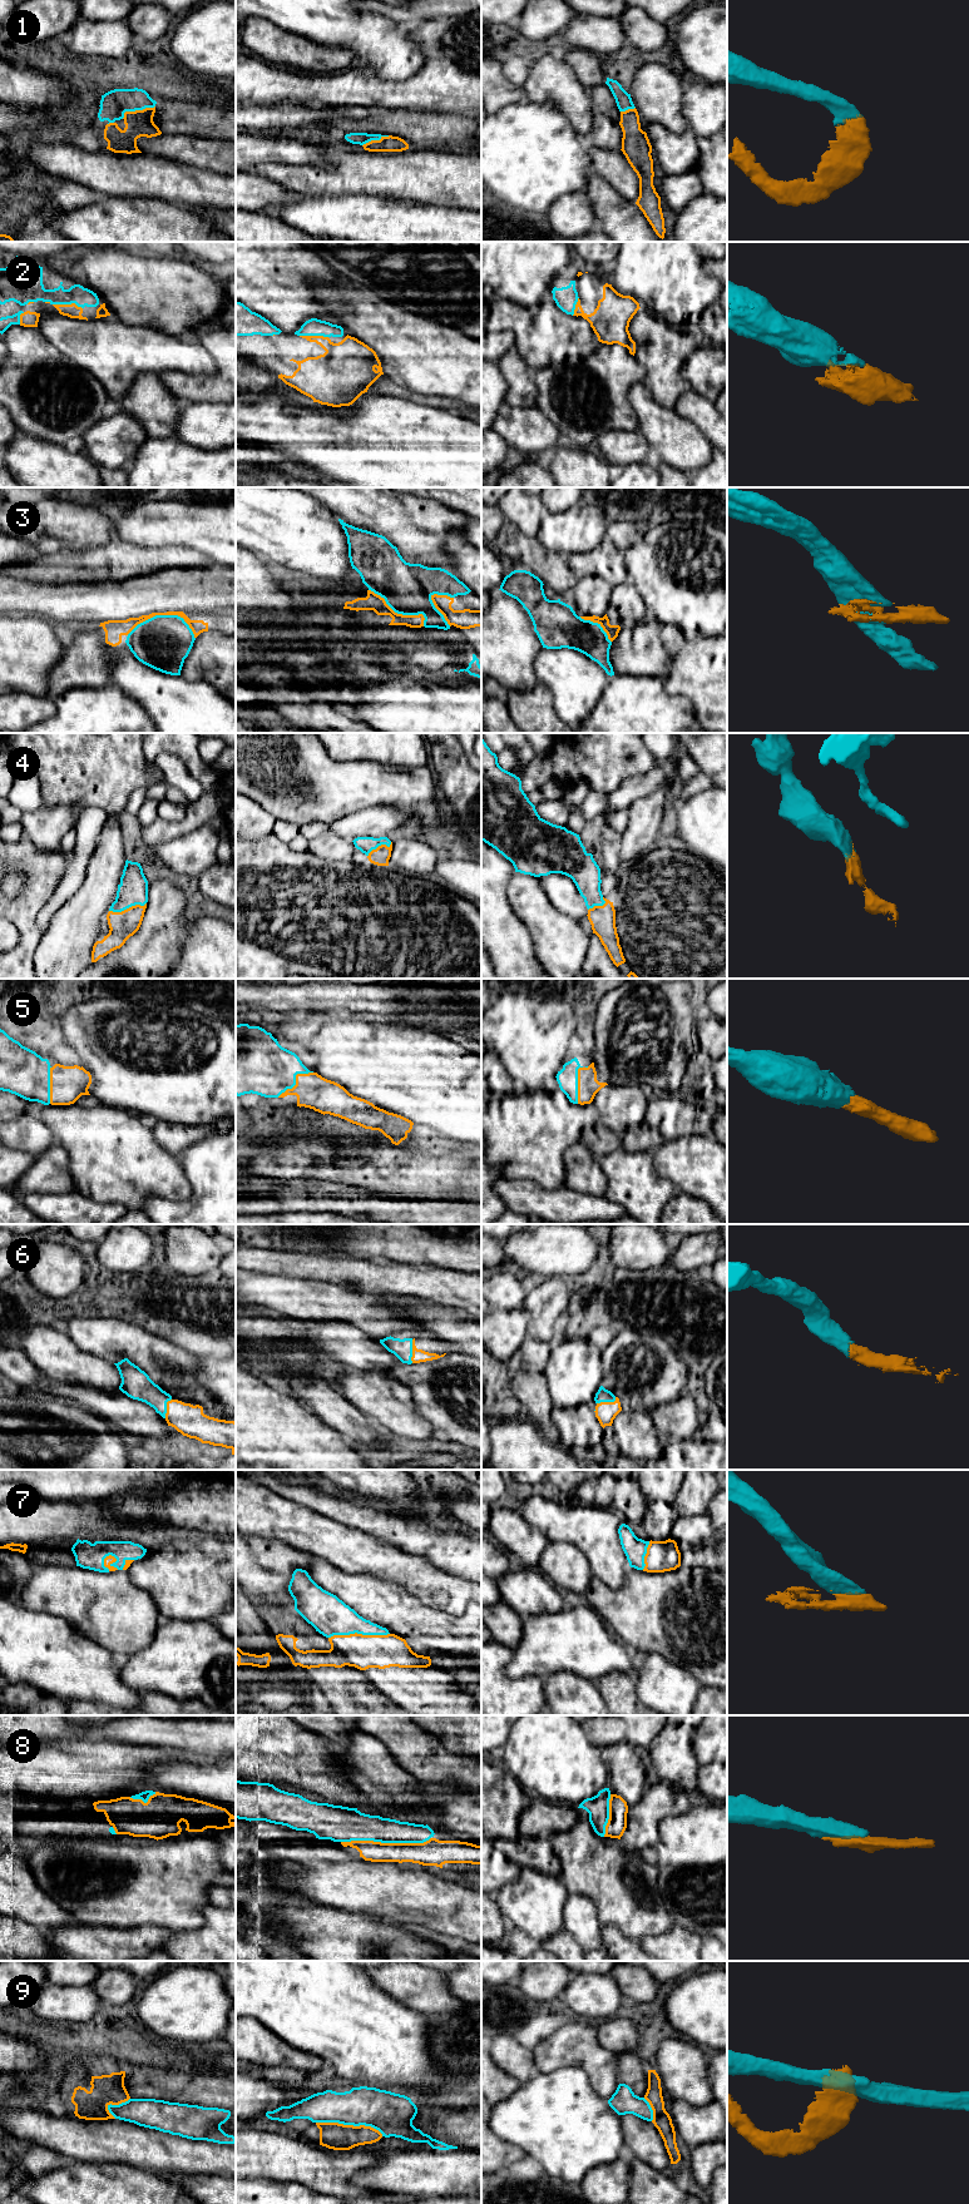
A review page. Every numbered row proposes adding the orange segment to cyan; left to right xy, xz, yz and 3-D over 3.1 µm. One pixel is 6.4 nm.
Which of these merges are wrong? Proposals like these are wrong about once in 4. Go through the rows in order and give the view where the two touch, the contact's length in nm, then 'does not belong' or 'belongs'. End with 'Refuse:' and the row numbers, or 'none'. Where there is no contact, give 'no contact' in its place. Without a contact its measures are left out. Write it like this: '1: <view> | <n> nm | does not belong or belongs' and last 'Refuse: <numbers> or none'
1: xy | 240 nm | belongs
2: xy | 190 nm | belongs
3: xy | 440 nm | does not belong
4: xy | 240 nm | belongs
5: xz | 280 nm | belongs
6: xz | 150 nm | belongs
7: xz | 400 nm | belongs
8: xz | 600 nm | belongs
9: xz | 440 nm | does not belong
Refuse: 3, 9

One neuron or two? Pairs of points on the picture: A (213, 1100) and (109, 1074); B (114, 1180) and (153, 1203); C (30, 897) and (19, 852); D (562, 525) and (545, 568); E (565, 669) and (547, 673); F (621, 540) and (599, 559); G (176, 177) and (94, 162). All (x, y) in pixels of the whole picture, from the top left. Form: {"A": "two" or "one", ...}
{"A": "one", "B": "two", "C": "one", "D": "two", "E": "one", "F": "two", "G": "one"}

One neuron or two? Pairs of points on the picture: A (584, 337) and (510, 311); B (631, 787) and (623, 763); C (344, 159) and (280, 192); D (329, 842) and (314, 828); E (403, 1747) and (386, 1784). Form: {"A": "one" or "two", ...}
{"A": "one", "B": "two", "C": "two", "D": "two", "E": "two"}

